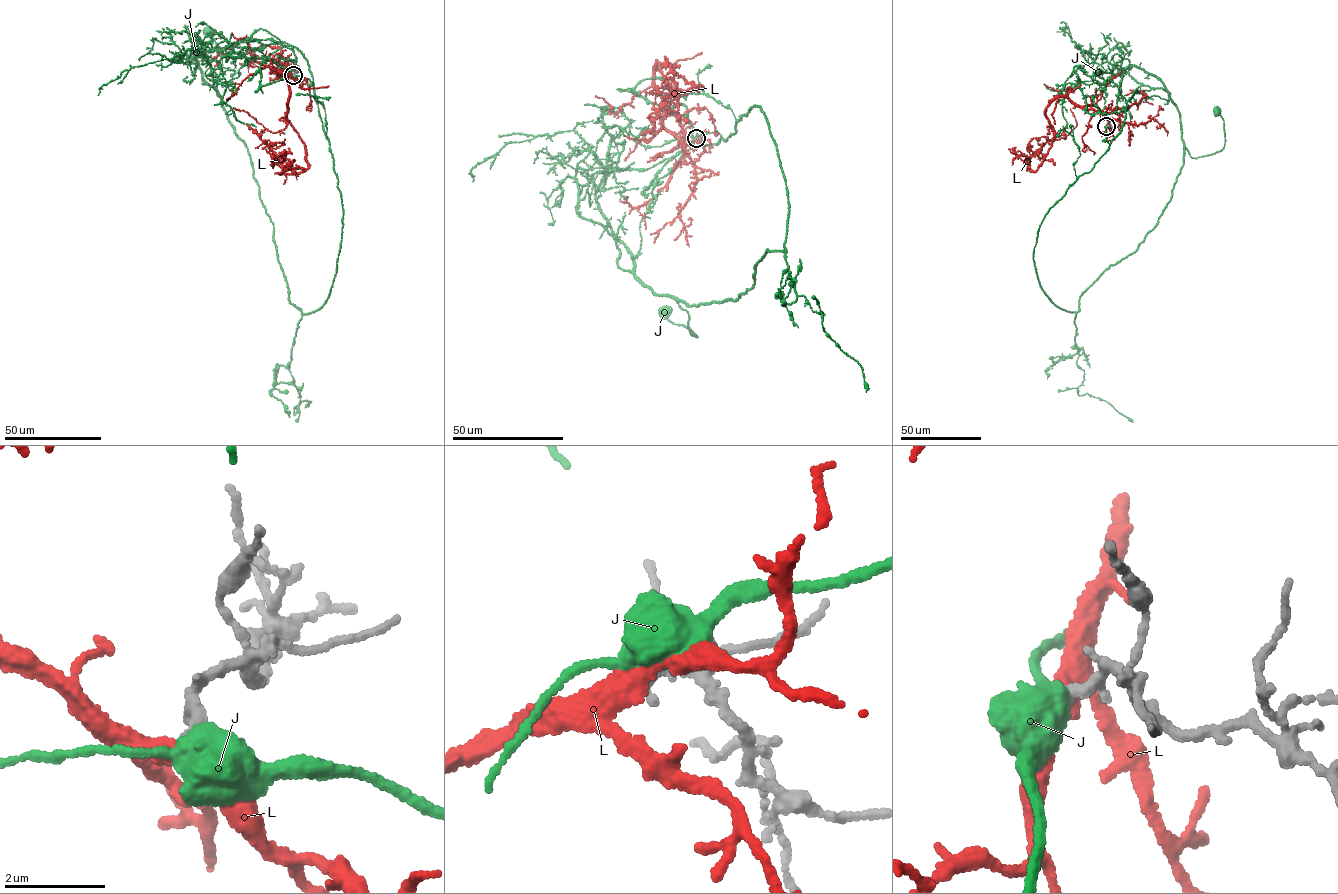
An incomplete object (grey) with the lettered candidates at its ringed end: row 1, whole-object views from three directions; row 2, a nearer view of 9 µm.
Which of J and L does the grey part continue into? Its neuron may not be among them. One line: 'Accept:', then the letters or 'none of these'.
Accept: L

